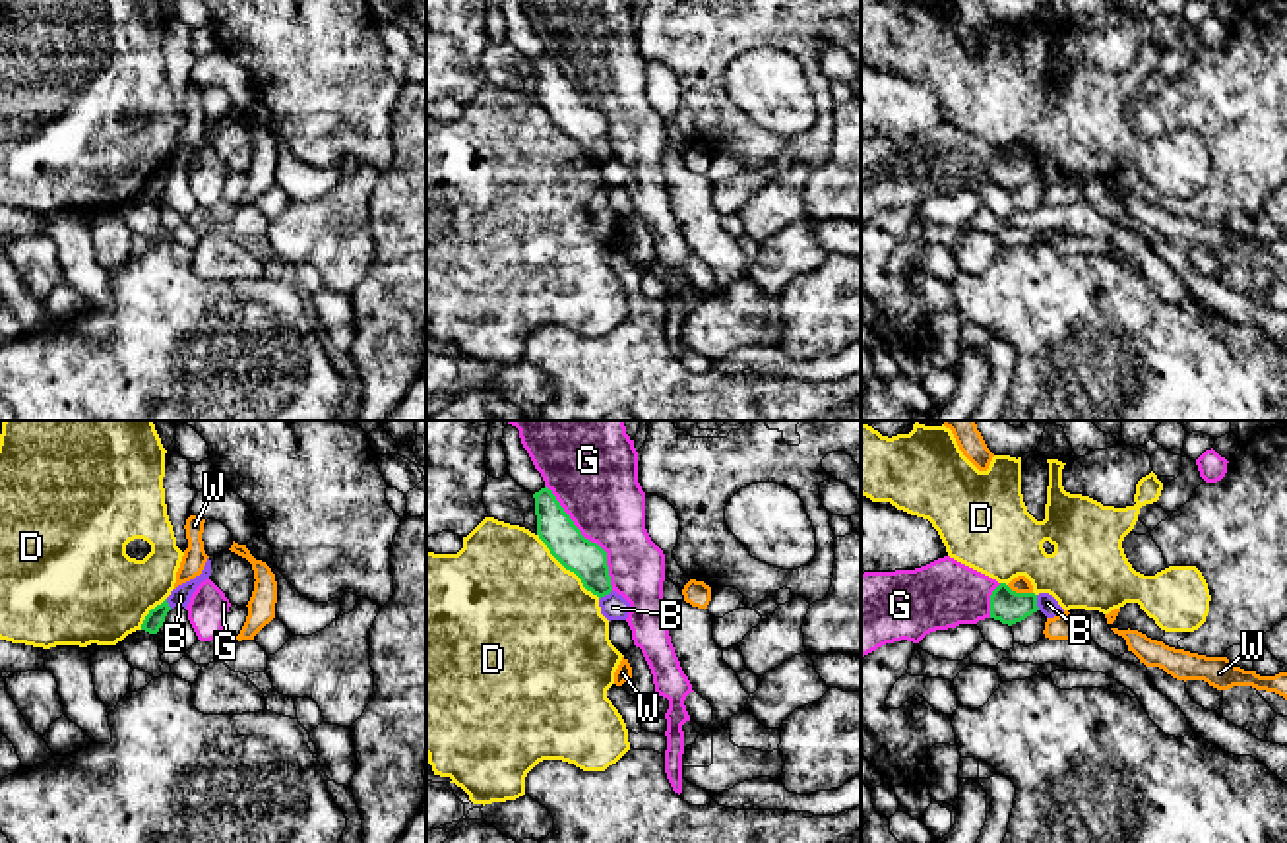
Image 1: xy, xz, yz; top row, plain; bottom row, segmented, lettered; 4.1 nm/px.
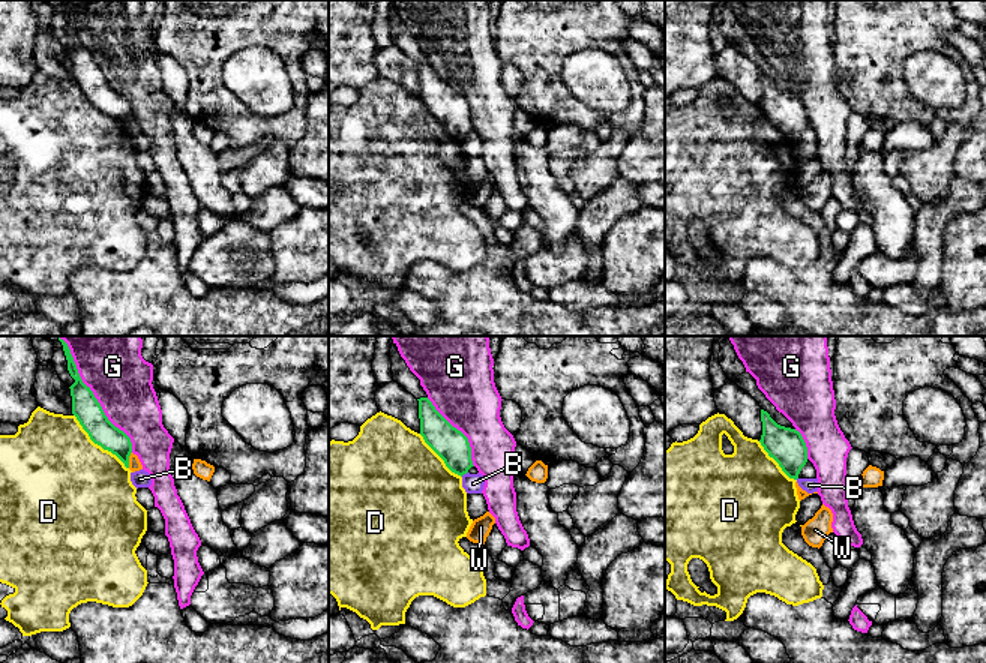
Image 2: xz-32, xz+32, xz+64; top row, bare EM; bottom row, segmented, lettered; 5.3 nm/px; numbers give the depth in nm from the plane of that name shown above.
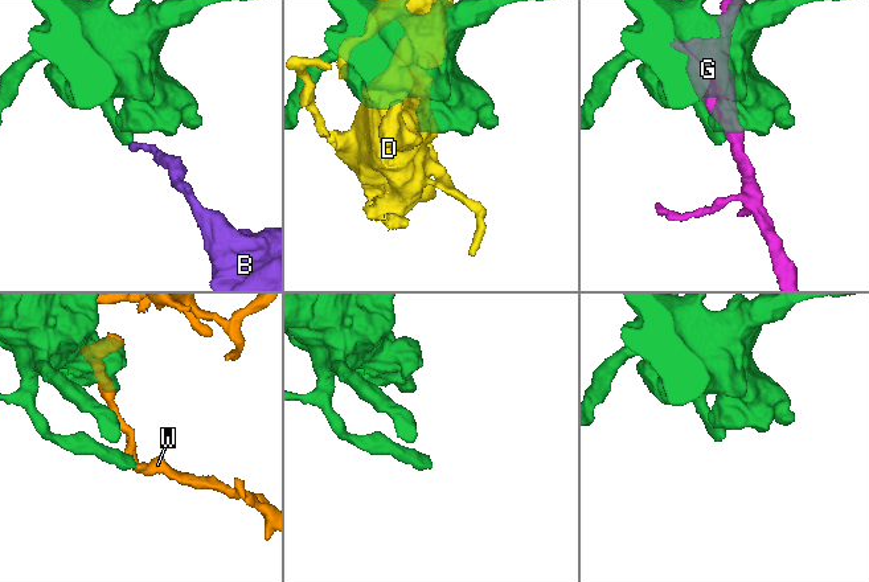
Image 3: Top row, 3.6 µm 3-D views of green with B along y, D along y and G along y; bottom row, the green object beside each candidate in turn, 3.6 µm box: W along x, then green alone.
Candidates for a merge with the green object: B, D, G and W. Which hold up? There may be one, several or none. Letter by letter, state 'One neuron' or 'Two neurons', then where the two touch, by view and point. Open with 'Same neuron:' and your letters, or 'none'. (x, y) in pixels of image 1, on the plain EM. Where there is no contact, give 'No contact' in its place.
Same neuron: none
B: Two neurons. Touches green at yz (1035, 169)
D: Two neurons. Touches green at xz (566, 134)
G: Two neurons. Touches green at xz (588, 105)
W: Two neurons. Touches green at yz (1020, 159)

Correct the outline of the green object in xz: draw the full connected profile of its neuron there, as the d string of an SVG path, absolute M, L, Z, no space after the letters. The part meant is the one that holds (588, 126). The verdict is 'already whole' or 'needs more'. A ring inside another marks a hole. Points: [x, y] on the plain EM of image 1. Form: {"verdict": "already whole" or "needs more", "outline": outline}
{"verdict": "already whole", "outline": "M547 52L533 60L537 101L550 120L599 165L612 157L607 118L581 101Z"}

